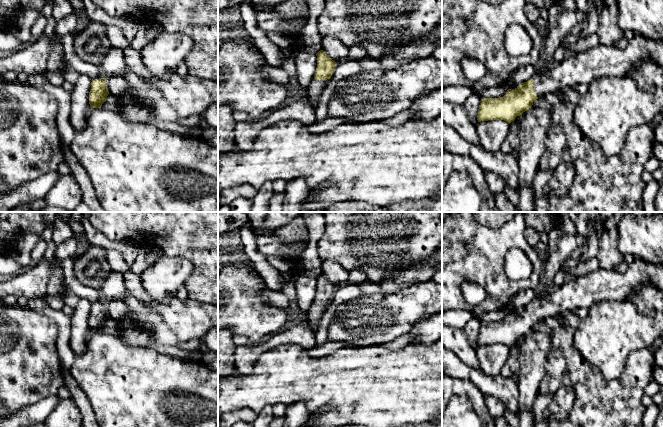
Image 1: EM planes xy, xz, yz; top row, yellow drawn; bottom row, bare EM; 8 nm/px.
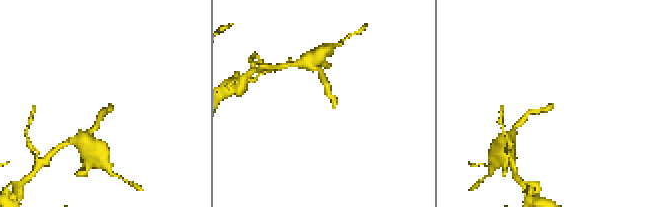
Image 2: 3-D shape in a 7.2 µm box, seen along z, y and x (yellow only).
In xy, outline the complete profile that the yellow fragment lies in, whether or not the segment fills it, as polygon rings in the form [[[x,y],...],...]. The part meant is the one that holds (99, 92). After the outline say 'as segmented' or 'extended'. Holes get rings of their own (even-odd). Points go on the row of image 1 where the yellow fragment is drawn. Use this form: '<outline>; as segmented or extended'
[[[106,78],[92,80],[89,92],[90,108],[101,108],[109,92],[106,85]]]; as segmented

